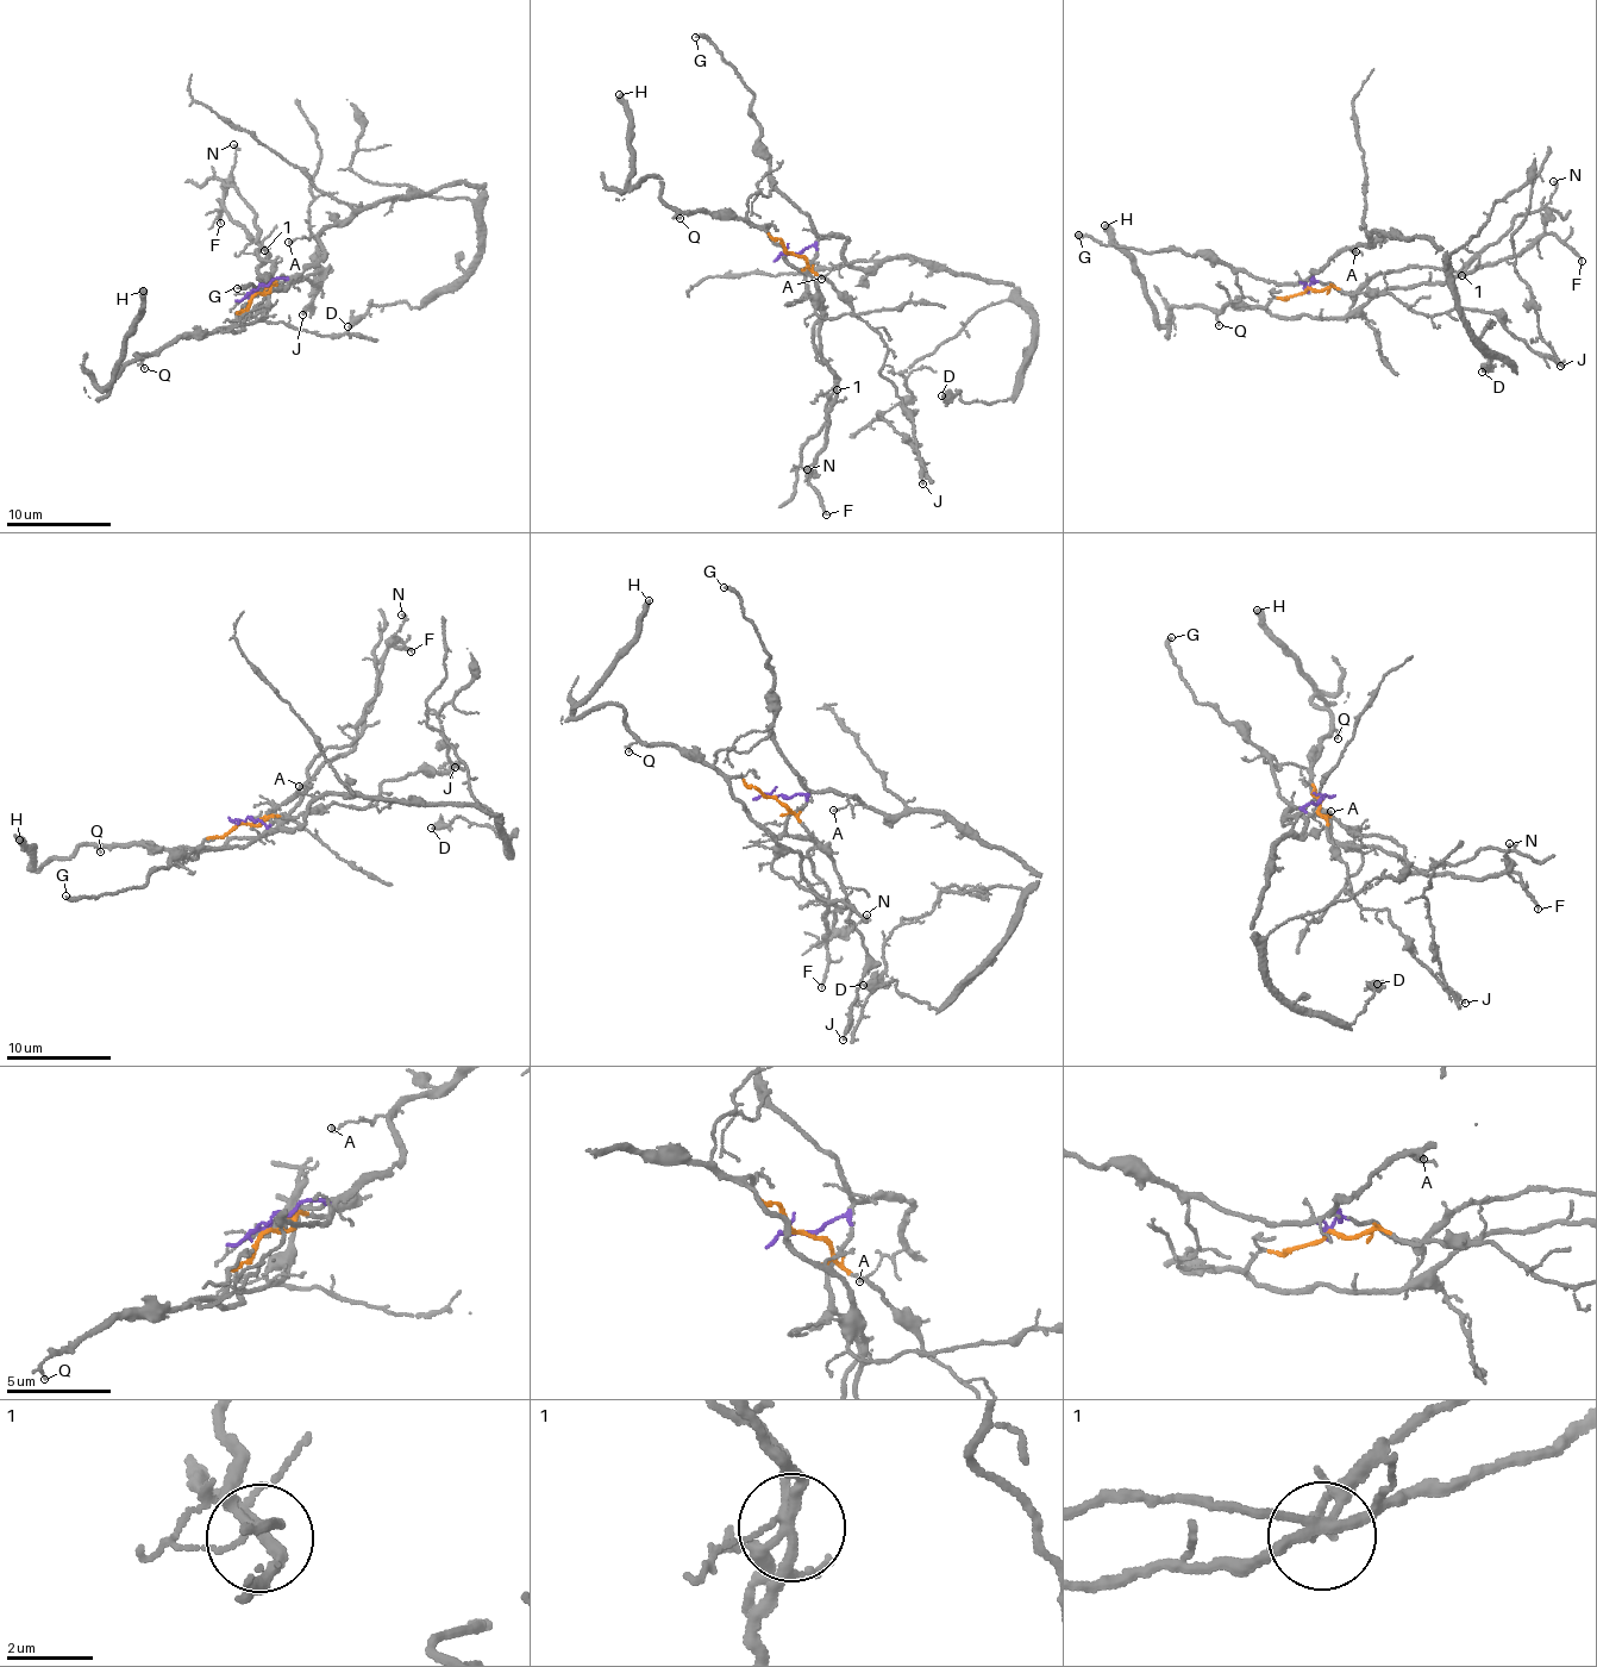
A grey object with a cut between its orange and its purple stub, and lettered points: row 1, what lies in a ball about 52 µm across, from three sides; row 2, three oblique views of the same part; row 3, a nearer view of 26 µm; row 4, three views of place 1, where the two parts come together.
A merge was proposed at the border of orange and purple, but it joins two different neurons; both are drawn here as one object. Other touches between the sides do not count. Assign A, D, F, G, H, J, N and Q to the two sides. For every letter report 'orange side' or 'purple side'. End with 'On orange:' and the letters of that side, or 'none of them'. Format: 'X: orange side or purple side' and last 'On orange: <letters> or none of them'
A: purple side
D: purple side
F: orange side
G: purple side
H: orange side
J: orange side
N: orange side
Q: orange side
On orange: F, H, J, N, Q

